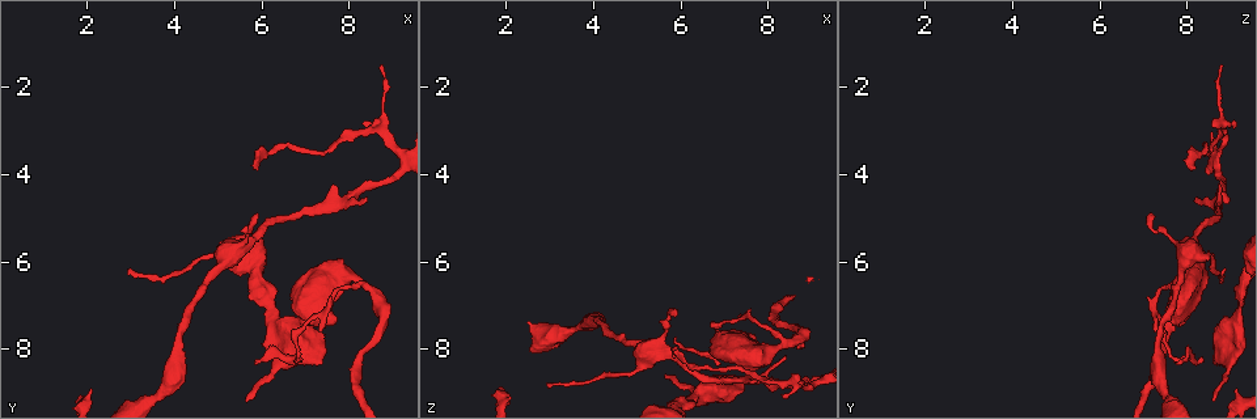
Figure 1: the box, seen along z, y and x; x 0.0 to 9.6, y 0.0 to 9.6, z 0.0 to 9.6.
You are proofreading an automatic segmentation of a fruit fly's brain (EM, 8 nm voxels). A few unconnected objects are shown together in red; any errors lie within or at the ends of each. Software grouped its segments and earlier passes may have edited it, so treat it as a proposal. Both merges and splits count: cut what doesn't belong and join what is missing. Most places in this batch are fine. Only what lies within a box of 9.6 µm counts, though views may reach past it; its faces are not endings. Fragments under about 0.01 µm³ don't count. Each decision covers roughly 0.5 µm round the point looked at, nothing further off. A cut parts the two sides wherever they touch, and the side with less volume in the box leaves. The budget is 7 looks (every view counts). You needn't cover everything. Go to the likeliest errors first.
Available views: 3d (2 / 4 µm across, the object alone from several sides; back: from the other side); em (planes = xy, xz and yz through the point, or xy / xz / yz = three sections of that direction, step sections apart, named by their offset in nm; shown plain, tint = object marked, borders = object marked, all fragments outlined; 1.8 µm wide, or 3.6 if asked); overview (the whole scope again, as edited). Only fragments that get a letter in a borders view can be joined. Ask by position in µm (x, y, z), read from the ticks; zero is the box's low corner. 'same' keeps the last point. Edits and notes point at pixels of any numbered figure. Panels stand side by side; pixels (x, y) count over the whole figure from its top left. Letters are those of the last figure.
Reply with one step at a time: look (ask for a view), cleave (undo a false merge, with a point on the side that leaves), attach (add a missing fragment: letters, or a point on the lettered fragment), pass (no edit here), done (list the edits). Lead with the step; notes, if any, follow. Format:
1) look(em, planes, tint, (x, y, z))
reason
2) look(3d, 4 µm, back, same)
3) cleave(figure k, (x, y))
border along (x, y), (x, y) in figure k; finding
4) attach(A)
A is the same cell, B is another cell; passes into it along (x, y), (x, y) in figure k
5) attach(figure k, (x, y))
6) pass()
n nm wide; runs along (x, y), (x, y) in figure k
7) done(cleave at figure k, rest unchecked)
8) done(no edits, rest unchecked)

look(3d, 4 µm, (8.25, 6.50, 7.95))
three arms meet

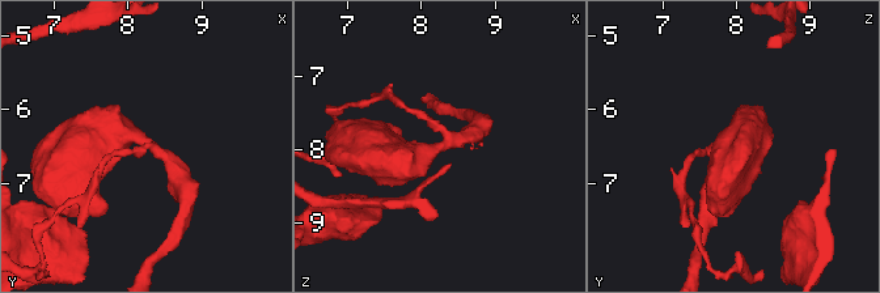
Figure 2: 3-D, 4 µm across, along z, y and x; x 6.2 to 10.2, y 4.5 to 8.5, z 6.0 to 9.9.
look(em, 3.6 µm, yz, step 16, tint, (8.25, 6.40, 8.00))
3 arms

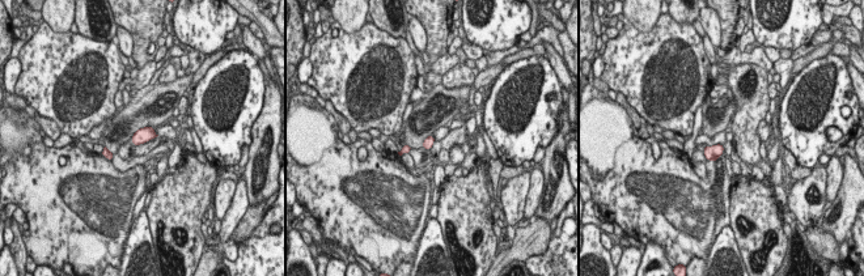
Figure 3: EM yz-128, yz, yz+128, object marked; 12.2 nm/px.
look(em, 3.6 µm, planes, borders, same)
cut it another way

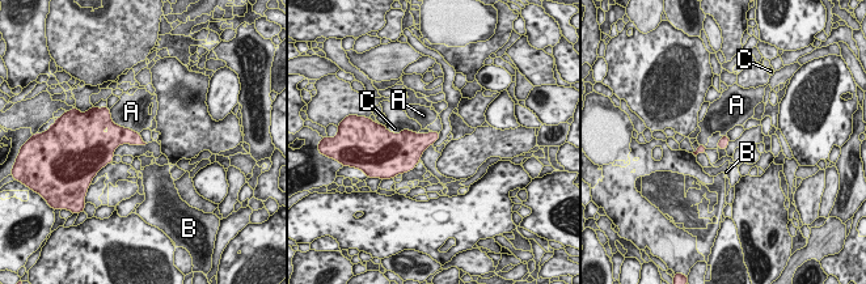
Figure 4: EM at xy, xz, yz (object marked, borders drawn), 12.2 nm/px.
pass()
A, B and C are other cells; border along (109, 110), (115, 123), (139, 134) in figure 4; one neuron here

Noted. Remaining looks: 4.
look(3d, 4 µm, (7.35, 8.35, 8.65))
thick end

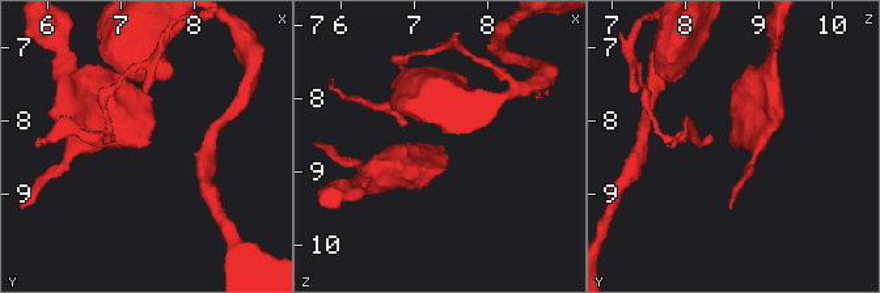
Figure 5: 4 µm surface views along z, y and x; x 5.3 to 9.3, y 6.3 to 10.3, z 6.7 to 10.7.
look(em, xz, step 4, borders, (7.40, 8.35, 8.60))

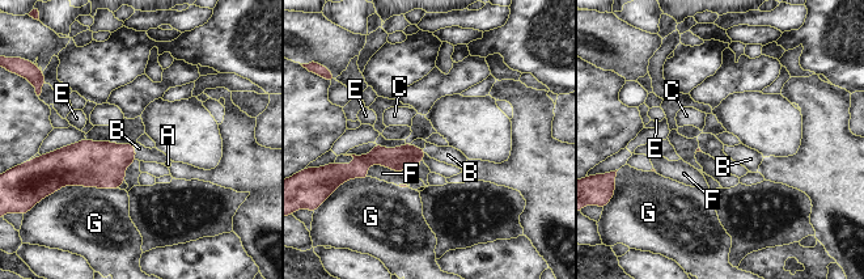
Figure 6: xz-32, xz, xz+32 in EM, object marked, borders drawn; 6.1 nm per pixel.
look(em, planes, borders, same)
another direction

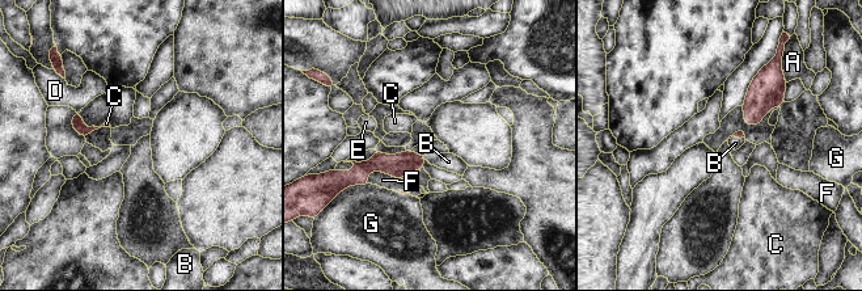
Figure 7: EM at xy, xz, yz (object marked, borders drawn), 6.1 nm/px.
attach(B)
B is the same cell, A, C, D, E, F and G are other cells; passes into it along (397, 165), (425, 156), (448, 161) in figure 7; it goes on there

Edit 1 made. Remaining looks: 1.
done(attach at figure 7, rest unchecked)

